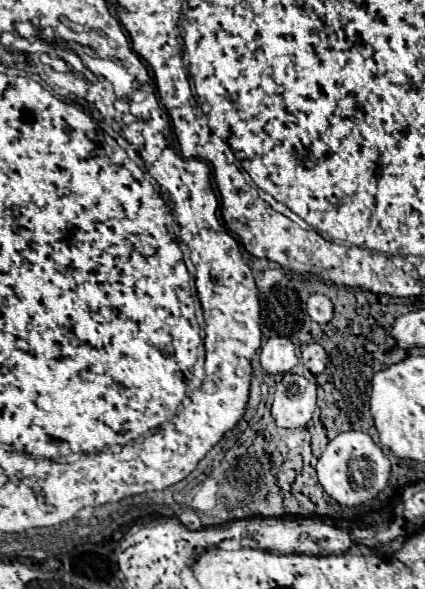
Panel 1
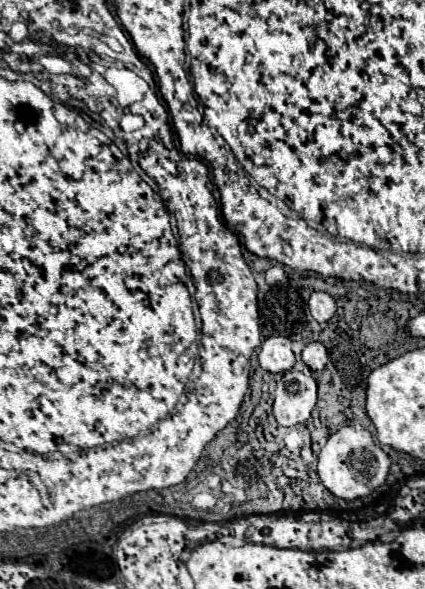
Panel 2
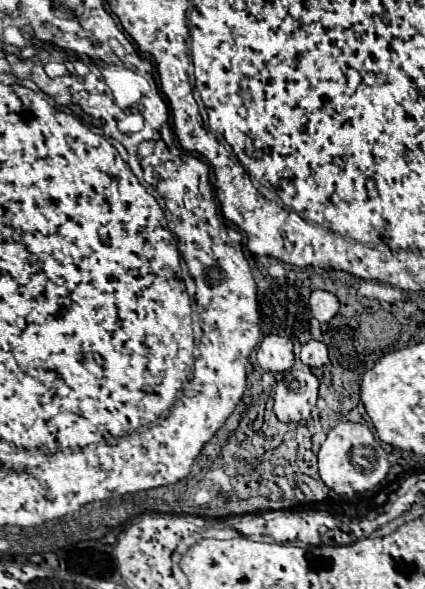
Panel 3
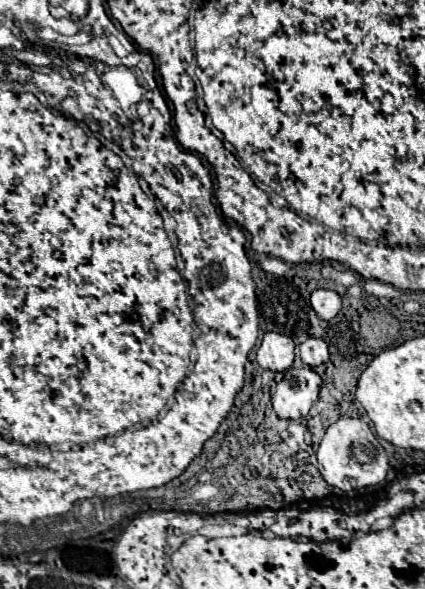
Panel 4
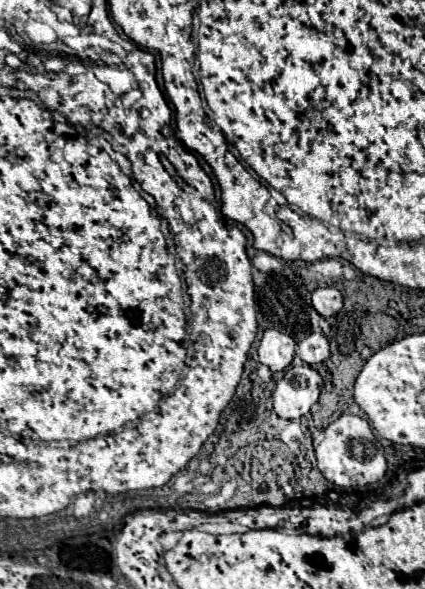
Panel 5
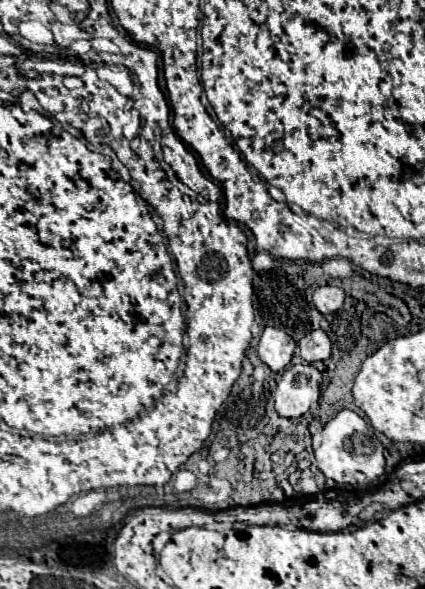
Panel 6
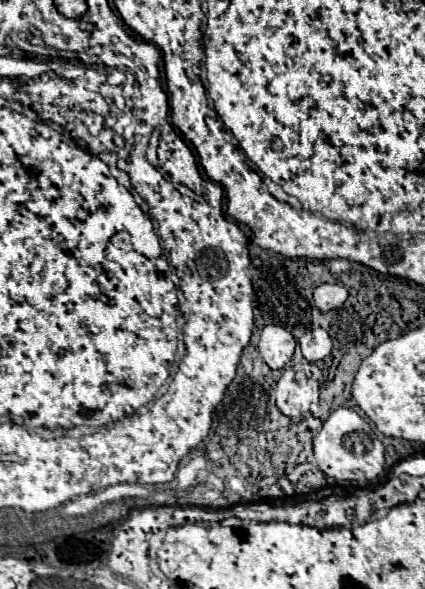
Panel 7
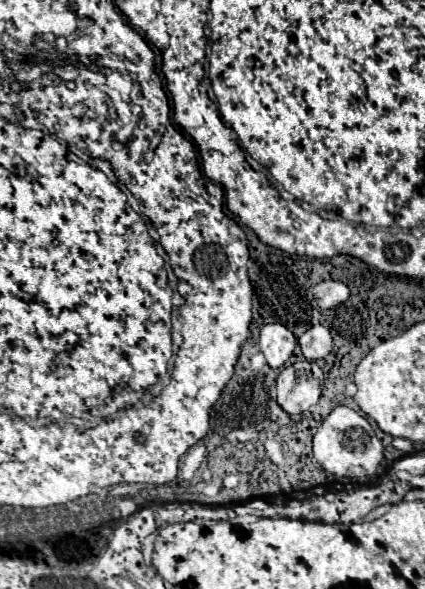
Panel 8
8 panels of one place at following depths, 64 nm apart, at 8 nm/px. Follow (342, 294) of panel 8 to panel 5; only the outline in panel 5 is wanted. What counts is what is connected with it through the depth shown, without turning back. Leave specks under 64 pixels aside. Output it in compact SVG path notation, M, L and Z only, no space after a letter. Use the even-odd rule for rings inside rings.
M316 288L312 292L312 306L324 318L330 318L342 308L342 294L338 288Z

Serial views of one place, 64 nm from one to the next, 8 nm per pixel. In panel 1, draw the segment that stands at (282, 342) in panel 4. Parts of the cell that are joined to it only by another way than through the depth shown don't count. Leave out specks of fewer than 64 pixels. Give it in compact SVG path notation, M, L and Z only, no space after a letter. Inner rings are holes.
M270 338L260 352L260 364L270 374L290 372L298 358L294 354L294 344L288 338Z

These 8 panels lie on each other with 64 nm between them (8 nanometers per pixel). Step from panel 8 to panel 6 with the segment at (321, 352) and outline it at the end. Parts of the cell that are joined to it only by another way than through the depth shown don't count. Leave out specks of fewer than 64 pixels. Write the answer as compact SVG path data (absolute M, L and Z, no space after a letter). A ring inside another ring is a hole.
M314 330L310 334L306 334L300 342L300 354L306 362L316 362L316 360L326 360L330 356L330 338L326 336L324 330Z

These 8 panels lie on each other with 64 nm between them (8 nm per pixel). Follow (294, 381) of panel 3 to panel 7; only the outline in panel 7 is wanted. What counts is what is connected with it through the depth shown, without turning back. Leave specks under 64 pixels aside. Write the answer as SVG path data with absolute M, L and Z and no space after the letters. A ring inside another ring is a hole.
M300 362L284 368L276 384L276 406L282 414L296 418L308 412L310 404L318 402L320 382L318 372L310 362Z

